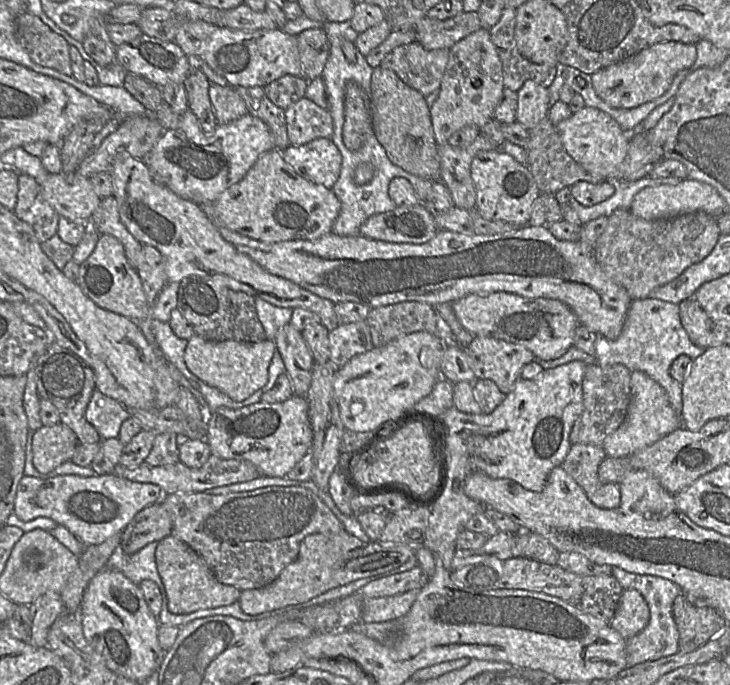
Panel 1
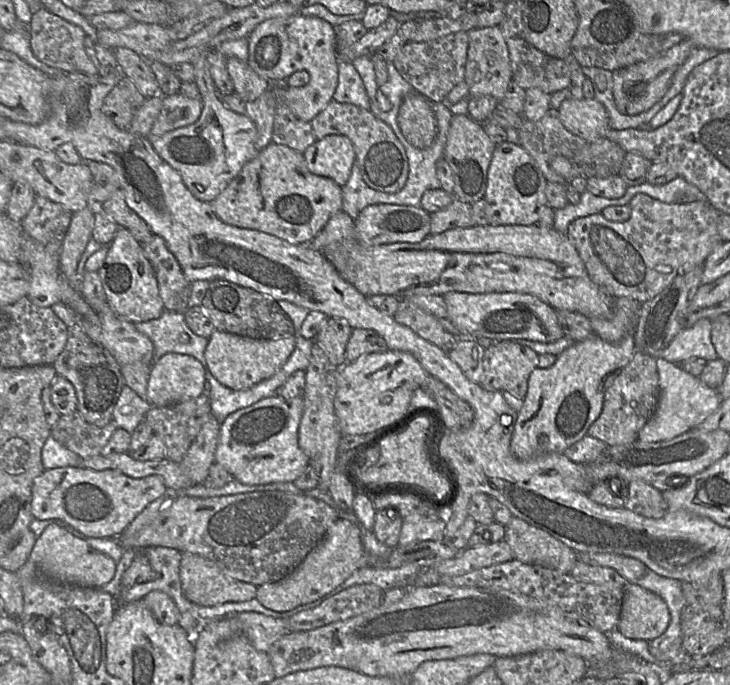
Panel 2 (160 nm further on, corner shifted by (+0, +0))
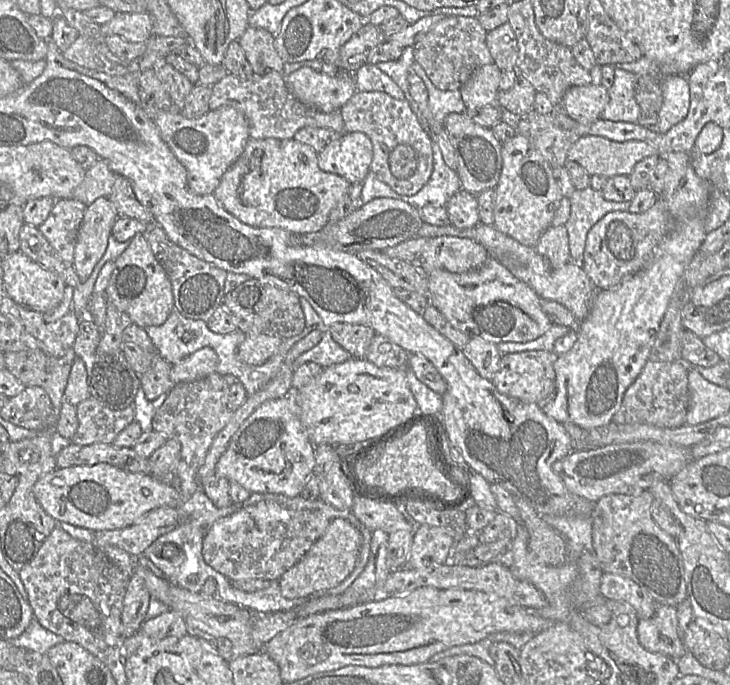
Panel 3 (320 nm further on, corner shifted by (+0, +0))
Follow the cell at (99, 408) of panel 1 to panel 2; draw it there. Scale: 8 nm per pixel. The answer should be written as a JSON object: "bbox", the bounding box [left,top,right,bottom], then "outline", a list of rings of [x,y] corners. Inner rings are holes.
{"bbox":[112,386,152,434],"outline":[[[125,386],[113,412],[112,421],[117,428],[130,434],[144,421],[146,413],[152,408],[148,400],[142,399],[132,389]]]}

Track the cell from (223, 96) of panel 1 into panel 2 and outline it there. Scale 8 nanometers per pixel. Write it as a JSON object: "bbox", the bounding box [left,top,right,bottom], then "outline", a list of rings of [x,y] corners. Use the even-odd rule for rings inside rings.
{"bbox":[227,58,271,101],"outline":[[[230,58],[227,70],[234,85],[234,93],[246,101],[256,100],[271,88],[271,82],[258,75],[247,61]]]}

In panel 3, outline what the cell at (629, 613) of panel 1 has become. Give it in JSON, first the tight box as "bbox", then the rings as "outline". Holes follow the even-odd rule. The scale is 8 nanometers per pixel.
{"bbox":[637,604,688,659],"outline":[[[659,604],[652,617],[639,620],[637,635],[639,643],[648,651],[672,659],[688,652],[678,631],[676,607]]]}

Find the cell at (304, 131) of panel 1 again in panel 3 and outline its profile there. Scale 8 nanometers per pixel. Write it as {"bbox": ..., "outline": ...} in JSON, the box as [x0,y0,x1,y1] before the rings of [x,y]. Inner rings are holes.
{"bbox":[340,92,433,195],"outline":[[[356,92],[340,109],[344,132],[362,132],[366,134],[373,146],[373,159],[370,172],[400,195],[416,194],[429,180],[433,171],[433,141],[422,127],[410,102],[396,99],[385,92]]]}

